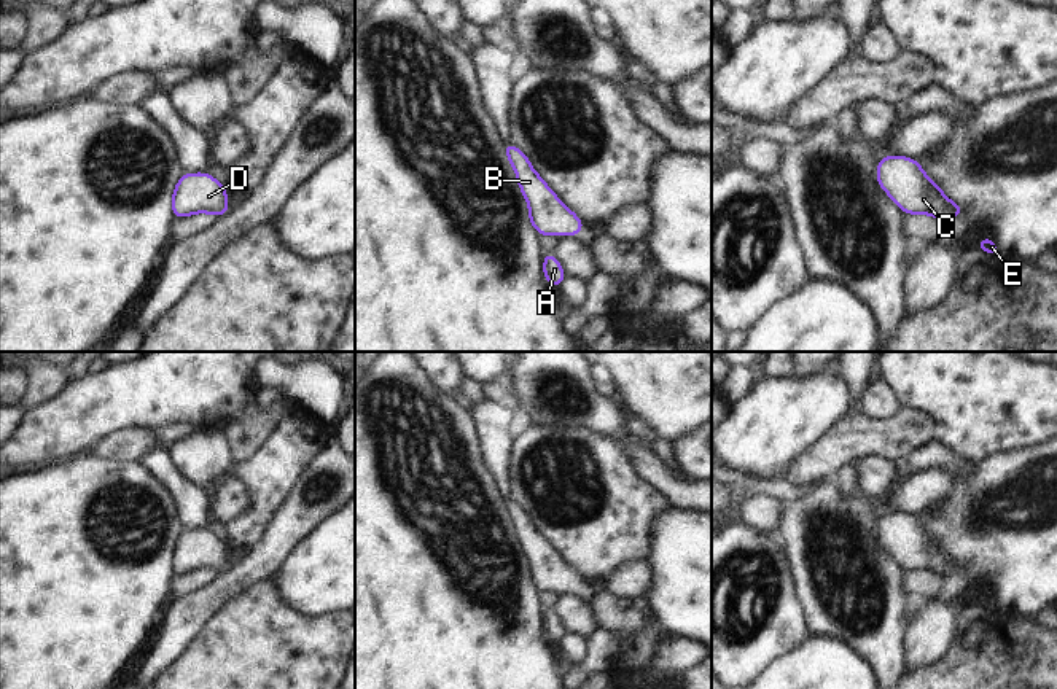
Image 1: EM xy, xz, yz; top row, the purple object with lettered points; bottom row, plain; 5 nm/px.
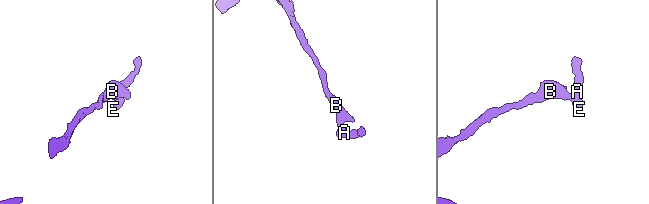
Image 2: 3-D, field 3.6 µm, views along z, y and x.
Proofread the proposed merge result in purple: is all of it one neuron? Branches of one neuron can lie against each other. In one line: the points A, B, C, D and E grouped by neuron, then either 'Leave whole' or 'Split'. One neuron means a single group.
Groups: A B C D E. Leave whole.

